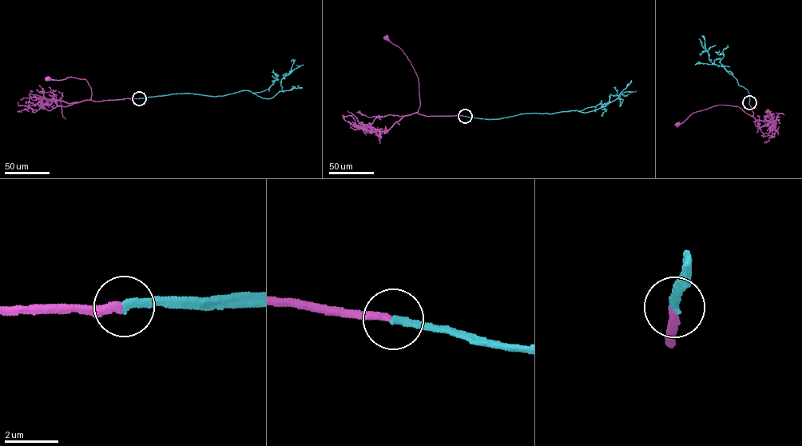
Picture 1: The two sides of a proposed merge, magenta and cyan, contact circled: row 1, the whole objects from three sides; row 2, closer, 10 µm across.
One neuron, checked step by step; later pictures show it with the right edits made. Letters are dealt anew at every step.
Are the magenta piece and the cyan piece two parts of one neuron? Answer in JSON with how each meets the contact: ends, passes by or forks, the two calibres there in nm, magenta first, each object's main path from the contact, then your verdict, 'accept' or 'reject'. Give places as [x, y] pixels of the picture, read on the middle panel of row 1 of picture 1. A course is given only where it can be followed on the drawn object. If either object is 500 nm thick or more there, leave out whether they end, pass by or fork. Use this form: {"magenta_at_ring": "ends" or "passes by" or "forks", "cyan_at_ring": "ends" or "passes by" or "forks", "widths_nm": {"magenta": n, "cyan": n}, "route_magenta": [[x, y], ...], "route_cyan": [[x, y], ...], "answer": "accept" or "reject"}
{"magenta_at_ring": "ends", "cyan_at_ring": "ends", "widths_nm": {"magenta": 280, "cyan": 260}, "route_magenta": [[465, 116], [426, 116], [417, 113], [420, 104], [418, 76], [404, 53], [386, 37]], "route_cyan": [[465, 116], [496, 119], [521, 113], [577, 110], [585, 113], [609, 104], [610, 94], [624, 96]], "answer": "accept"}

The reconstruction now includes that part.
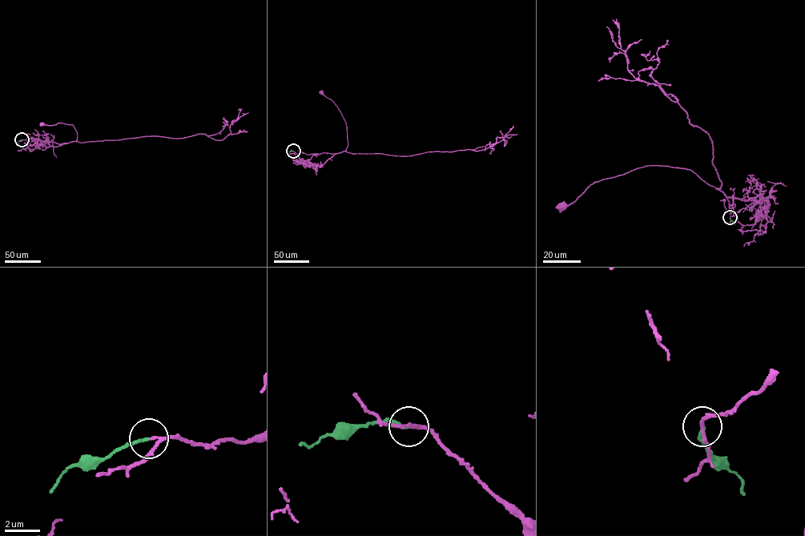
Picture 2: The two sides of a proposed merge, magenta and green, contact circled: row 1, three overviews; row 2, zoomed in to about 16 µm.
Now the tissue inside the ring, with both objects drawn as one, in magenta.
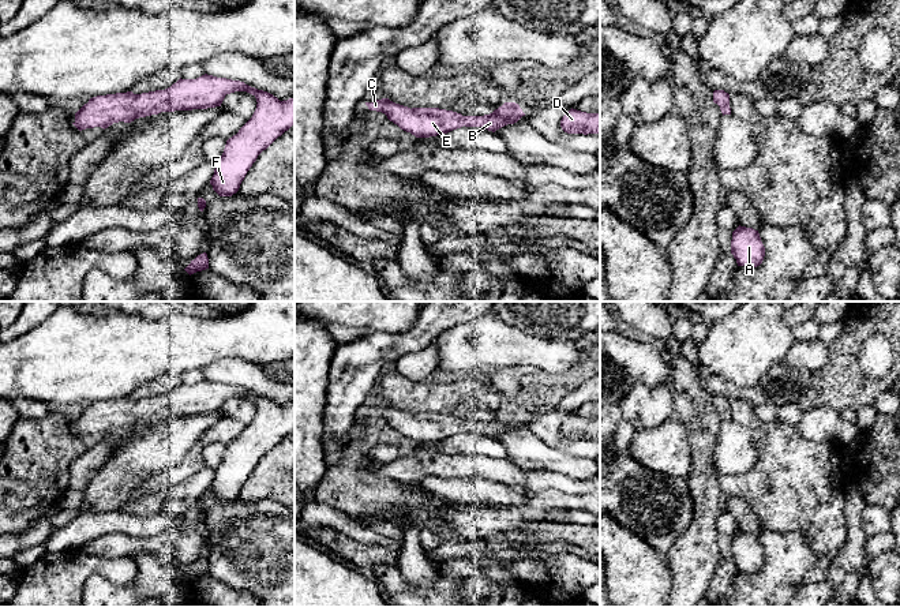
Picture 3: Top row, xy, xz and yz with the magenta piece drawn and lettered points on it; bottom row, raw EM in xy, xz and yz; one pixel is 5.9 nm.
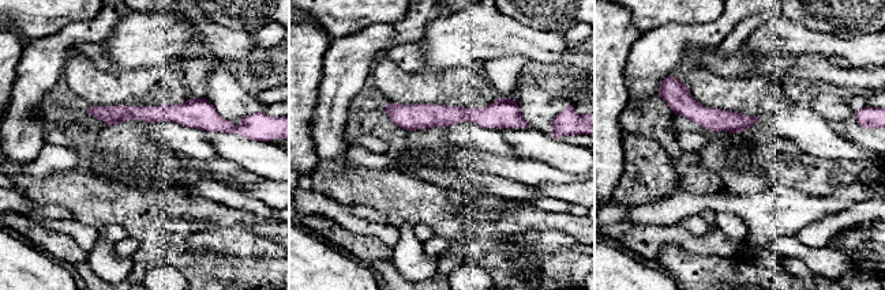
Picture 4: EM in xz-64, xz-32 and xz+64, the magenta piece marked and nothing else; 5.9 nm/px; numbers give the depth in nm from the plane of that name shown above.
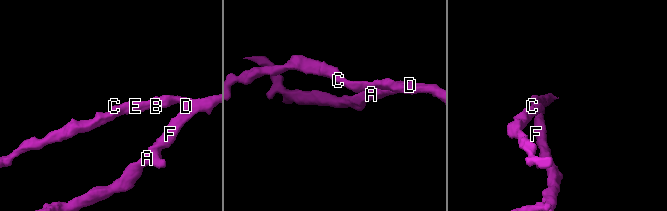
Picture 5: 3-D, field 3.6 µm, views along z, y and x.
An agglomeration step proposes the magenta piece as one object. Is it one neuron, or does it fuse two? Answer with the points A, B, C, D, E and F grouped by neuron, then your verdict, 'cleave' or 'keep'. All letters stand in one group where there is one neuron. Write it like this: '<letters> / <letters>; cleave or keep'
A B C D E F; keep

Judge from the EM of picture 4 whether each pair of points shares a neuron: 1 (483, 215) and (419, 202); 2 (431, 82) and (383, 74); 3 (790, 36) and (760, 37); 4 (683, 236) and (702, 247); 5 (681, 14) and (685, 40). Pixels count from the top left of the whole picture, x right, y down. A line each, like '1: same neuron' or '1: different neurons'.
1: different neurons
2: same neuron
3: same neuron
4: same neuron
5: different neurons

